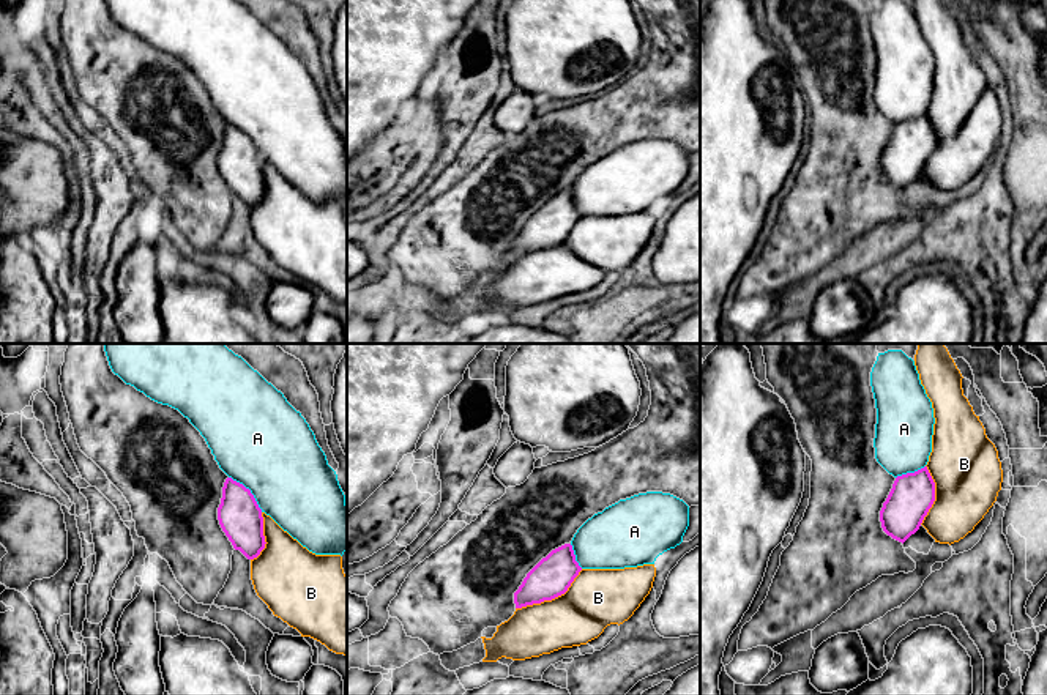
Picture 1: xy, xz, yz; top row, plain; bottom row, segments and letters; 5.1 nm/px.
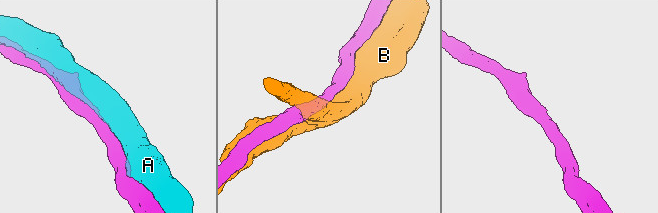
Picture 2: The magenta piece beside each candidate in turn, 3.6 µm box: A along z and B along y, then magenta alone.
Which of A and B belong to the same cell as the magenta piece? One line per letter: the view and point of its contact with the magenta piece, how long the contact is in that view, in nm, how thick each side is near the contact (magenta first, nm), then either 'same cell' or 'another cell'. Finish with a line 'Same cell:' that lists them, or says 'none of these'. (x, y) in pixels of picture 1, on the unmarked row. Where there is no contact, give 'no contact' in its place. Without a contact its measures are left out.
A: contact xy (249, 137); length 260 nm; calibres 220 and 460 nm; same cell
B: contact xz (551, 246); length 400 nm; calibres 200 and 300 nm; another cell
Same cell: A

